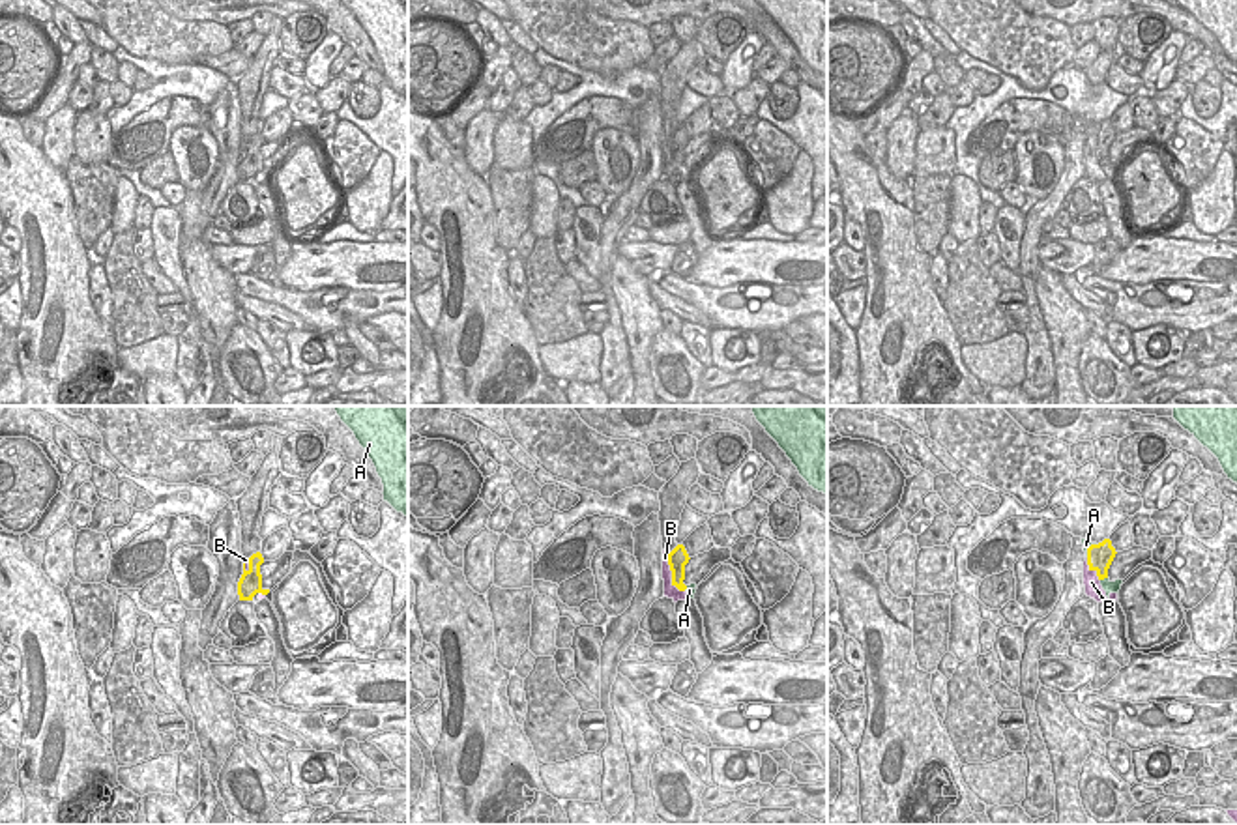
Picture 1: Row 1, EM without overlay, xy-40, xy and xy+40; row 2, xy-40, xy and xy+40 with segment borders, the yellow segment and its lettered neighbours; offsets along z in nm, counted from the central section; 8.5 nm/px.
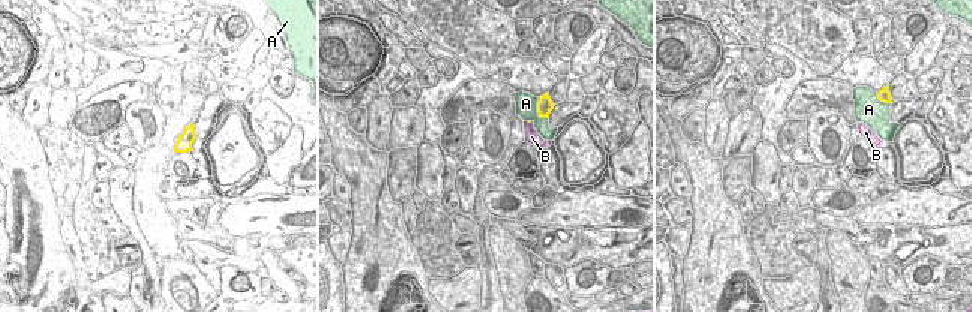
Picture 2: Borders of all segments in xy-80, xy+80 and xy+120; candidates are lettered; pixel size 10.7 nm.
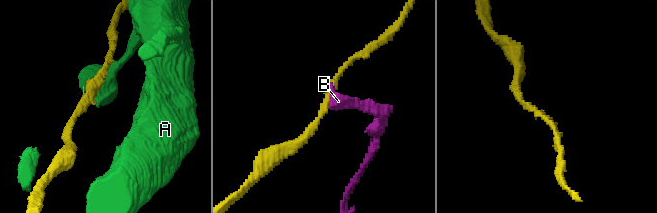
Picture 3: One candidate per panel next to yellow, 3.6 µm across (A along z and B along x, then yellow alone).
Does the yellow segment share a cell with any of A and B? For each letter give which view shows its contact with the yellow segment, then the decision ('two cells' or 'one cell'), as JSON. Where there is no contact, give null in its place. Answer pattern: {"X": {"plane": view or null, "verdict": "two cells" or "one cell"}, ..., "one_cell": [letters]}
{"A": {"plane": "xy+40", "verdict": "two cells"}, "B": {"plane": "xy", "verdict": "two cells"}, "one_cell": []}

